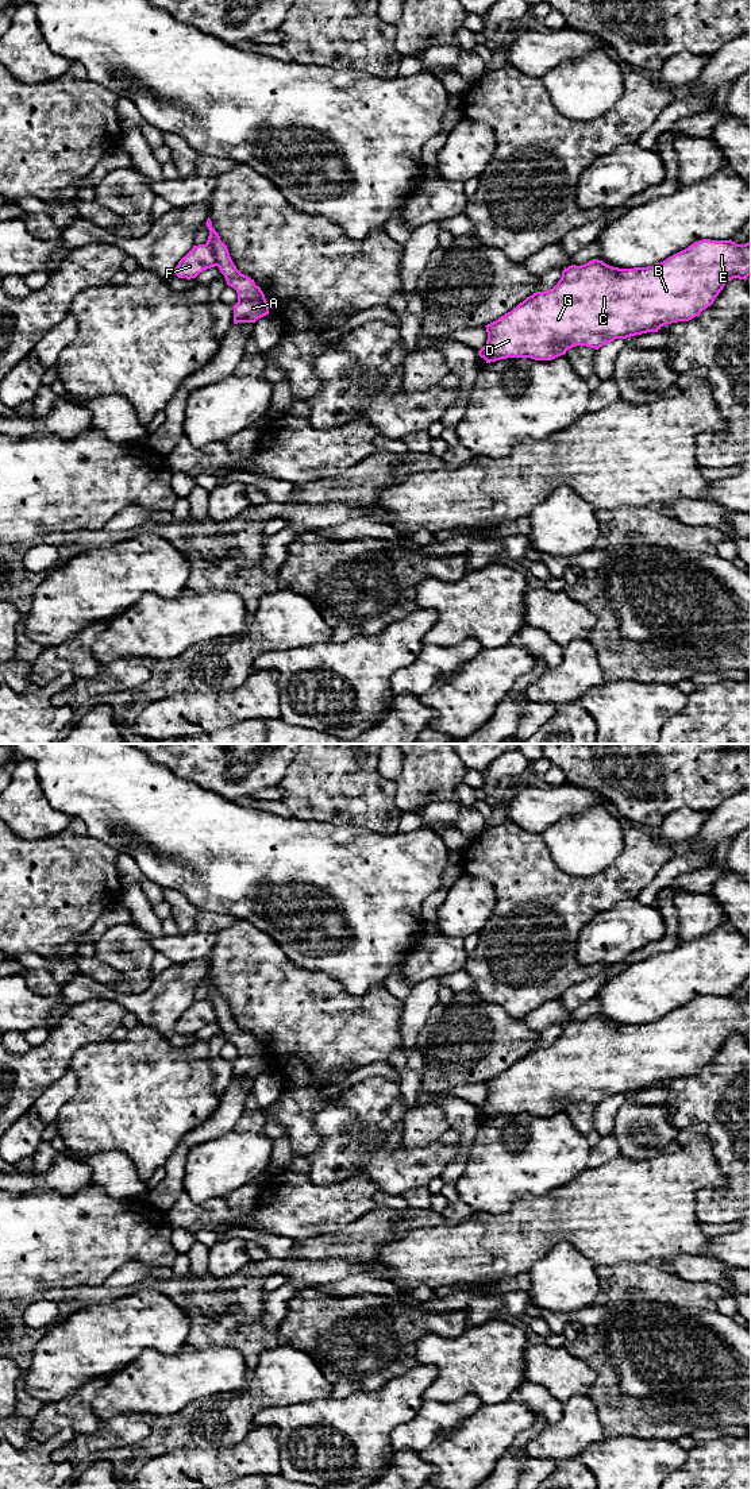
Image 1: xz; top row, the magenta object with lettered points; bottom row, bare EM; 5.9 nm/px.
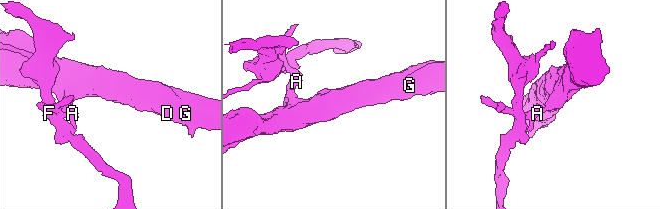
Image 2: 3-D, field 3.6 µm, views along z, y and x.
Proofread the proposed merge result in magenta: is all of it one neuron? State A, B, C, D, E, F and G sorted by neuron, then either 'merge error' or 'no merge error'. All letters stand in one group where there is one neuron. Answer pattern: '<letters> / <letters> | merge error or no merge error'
A B C D E G / F | merge error

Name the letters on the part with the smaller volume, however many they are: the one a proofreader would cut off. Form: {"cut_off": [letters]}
{"cut_off": ["F"]}

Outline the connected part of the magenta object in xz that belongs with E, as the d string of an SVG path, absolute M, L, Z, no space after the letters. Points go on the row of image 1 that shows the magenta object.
M731 239L694 242L666 261L647 267L619 269L598 259L581 266L571 265L562 271L561 279L552 289L534 293L511 312L485 325L488 340L478 355L486 363L507 358L552 360L575 346L598 350L615 339L658 332L666 324L689 321L713 304L728 281L733 278L746 281L748 275L751 275L751 242L736 244Z

